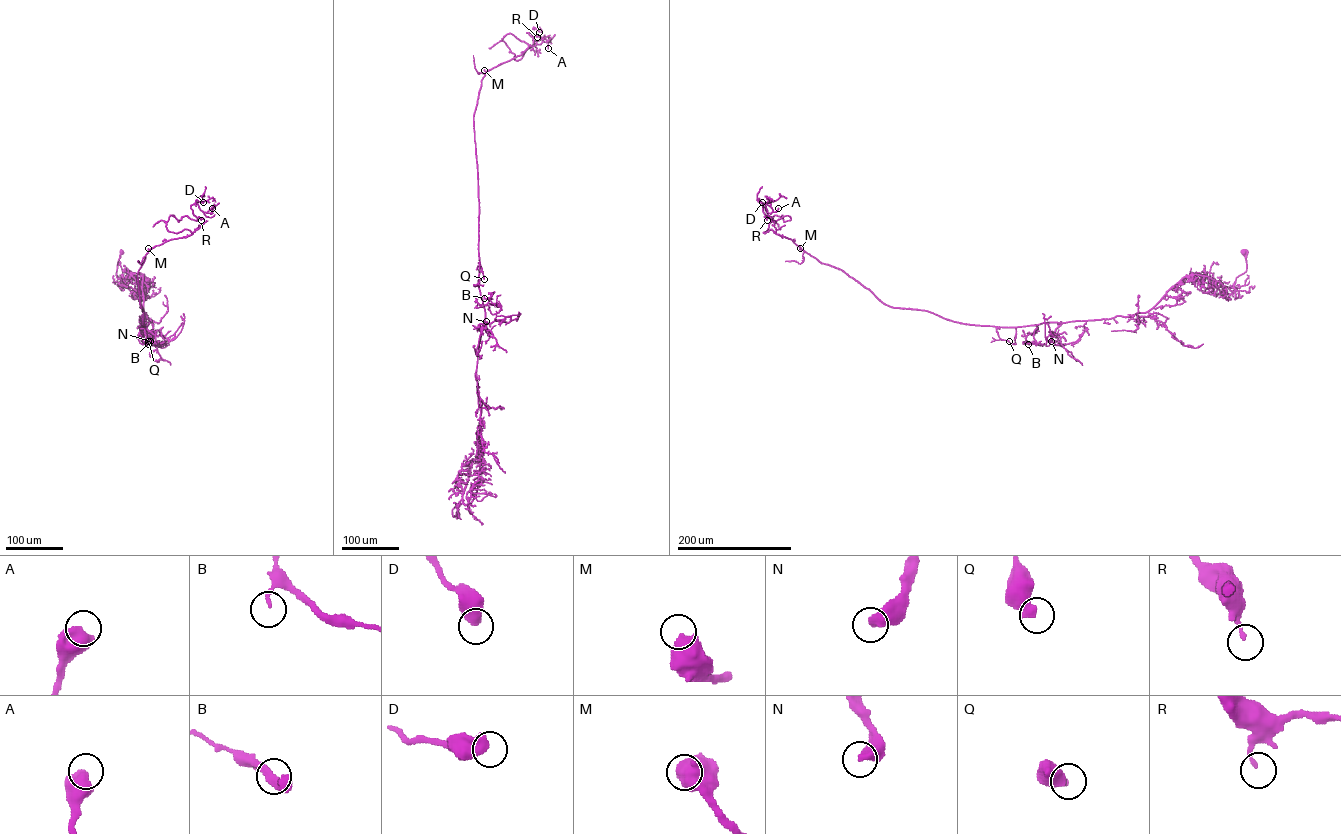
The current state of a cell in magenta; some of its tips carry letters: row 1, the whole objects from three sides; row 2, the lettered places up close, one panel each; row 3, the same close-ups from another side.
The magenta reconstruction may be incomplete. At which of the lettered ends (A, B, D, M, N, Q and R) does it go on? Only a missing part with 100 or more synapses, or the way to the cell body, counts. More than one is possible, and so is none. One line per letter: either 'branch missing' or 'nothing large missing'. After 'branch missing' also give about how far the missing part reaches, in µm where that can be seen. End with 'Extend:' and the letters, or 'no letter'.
A: nothing large missing
B: nothing large missing
D: nothing large missing
M: nothing large missing
N: branch missing | 25 µm
Q: nothing large missing
R: nothing large missing
Extend: N

